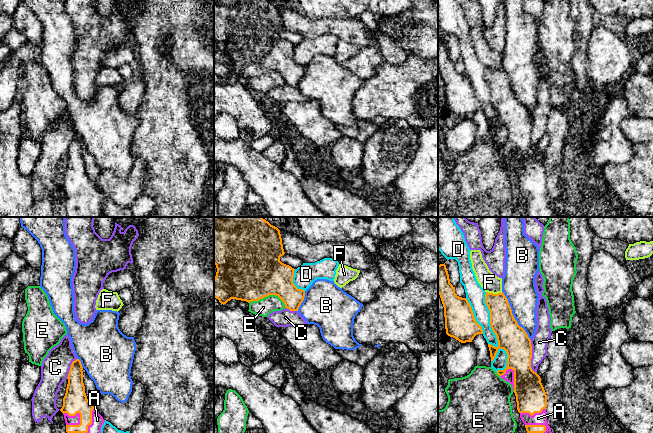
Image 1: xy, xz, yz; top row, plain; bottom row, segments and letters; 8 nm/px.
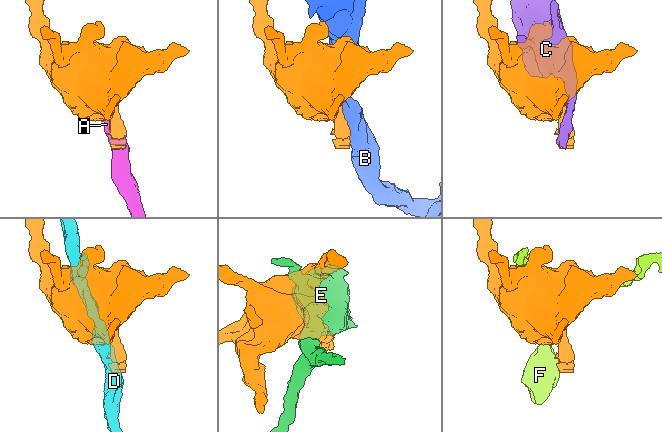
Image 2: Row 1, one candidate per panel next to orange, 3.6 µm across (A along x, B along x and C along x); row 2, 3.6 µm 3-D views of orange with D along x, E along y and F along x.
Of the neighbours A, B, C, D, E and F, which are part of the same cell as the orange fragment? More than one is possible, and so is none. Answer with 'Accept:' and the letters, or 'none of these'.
Accept: A

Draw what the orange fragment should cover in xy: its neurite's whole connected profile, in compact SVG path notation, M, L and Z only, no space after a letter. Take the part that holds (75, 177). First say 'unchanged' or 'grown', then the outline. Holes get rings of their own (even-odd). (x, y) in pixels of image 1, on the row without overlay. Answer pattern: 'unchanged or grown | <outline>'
grown | M81 137L72 138L63 182L67 217L103 217L101 203L105 196L86 172Z

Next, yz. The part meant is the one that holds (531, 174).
grown | M488 69L485 79L498 122L488 120L491 138L499 125L507 129L507 142L497 150L509 158L516 172L517 186L525 200L527 217L552 217L547 198L547 171L540 152L531 144L532 121L525 106L515 96L504 69Z

